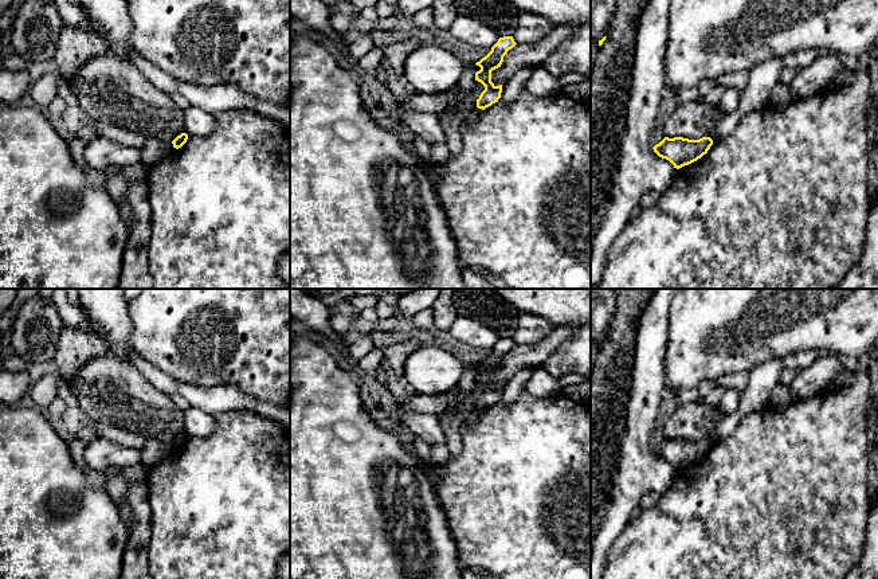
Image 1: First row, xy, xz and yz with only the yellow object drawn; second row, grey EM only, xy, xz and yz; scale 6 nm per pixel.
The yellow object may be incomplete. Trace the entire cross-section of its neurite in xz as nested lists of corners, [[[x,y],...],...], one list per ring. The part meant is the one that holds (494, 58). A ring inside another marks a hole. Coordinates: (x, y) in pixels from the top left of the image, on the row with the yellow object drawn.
[[[513,36],[499,38],[498,42],[491,47],[491,51],[482,58],[475,64],[481,67],[475,73],[475,81],[481,82],[485,86],[485,90],[481,93],[477,99],[477,107],[485,110],[493,103],[498,102],[502,93],[502,85],[495,86],[491,82],[491,71],[501,67],[503,56],[511,50],[517,43]]]

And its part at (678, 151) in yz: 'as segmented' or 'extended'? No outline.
as segmented

